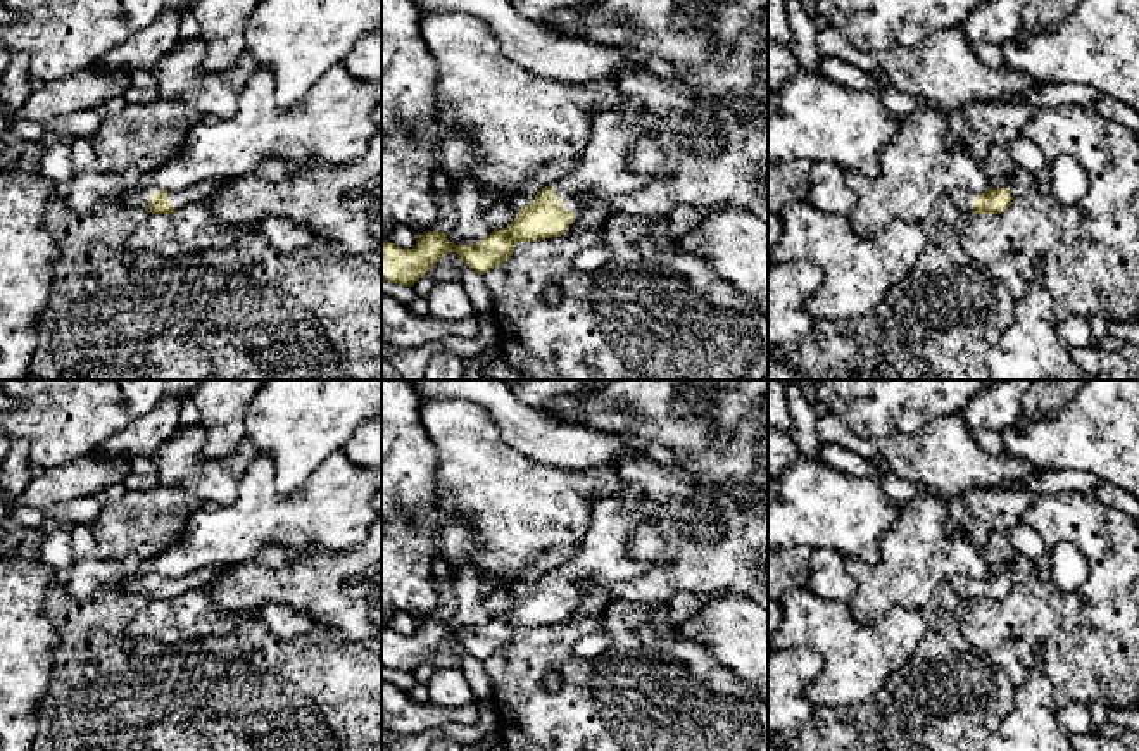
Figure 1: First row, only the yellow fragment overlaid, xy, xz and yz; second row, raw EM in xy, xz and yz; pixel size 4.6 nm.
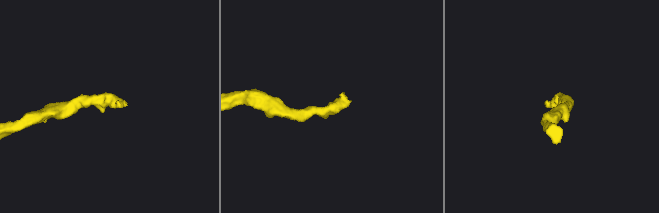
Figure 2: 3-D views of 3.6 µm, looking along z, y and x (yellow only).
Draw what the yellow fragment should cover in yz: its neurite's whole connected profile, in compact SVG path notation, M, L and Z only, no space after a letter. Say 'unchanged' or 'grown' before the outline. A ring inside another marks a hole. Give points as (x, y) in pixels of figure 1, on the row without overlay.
grown | M954 575L947 580L951 589L961 601L1001 601L1004 599L1013 584L1010 575L991 575L985 580L975 580L965 575Z

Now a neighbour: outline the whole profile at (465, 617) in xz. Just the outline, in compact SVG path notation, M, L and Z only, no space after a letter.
M449 518L438 542L440 552L454 573L454 608L445 618L456 632L473 632L487 625L492 616L483 606L481 570L469 563L478 551L478 533L461 518Z

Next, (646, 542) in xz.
M656 518L639 525L630 533L626 552L640 561L661 561L664 558L664 539Z

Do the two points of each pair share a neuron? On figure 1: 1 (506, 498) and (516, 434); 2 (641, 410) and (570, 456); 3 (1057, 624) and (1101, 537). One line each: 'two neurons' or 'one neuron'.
1: two neurons
2: two neurons
3: one neuron

